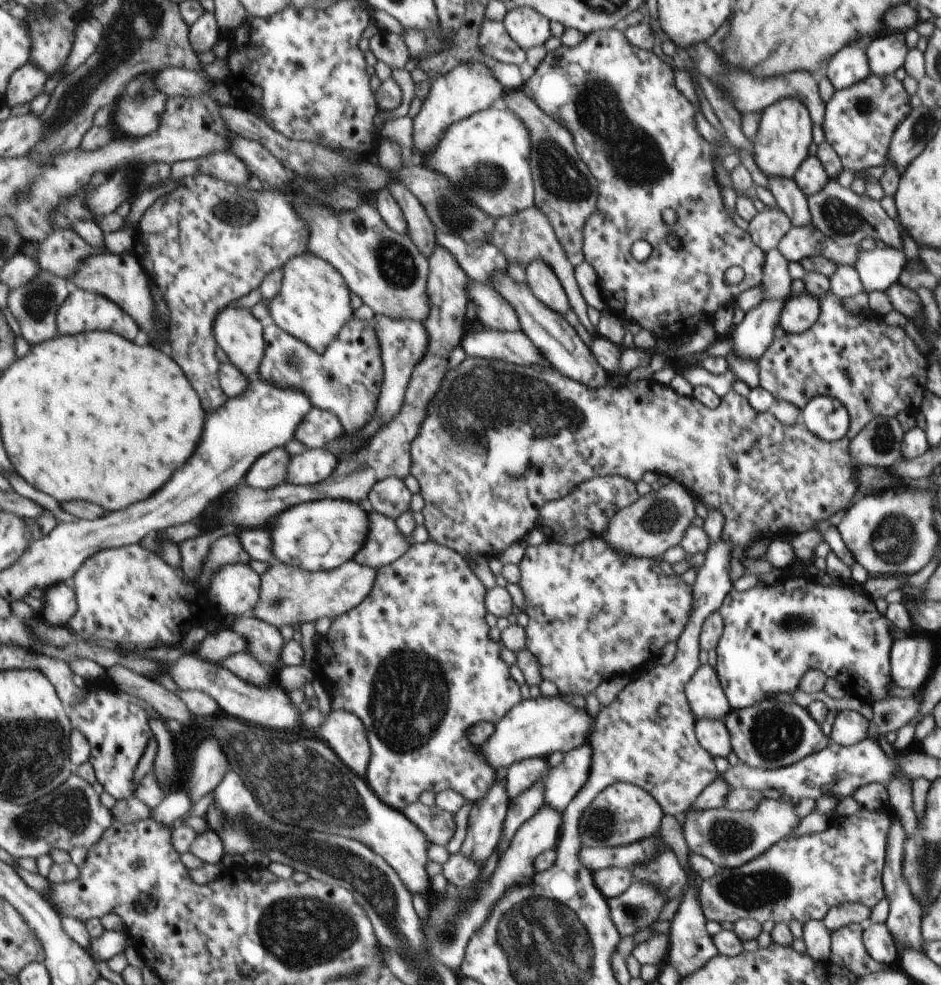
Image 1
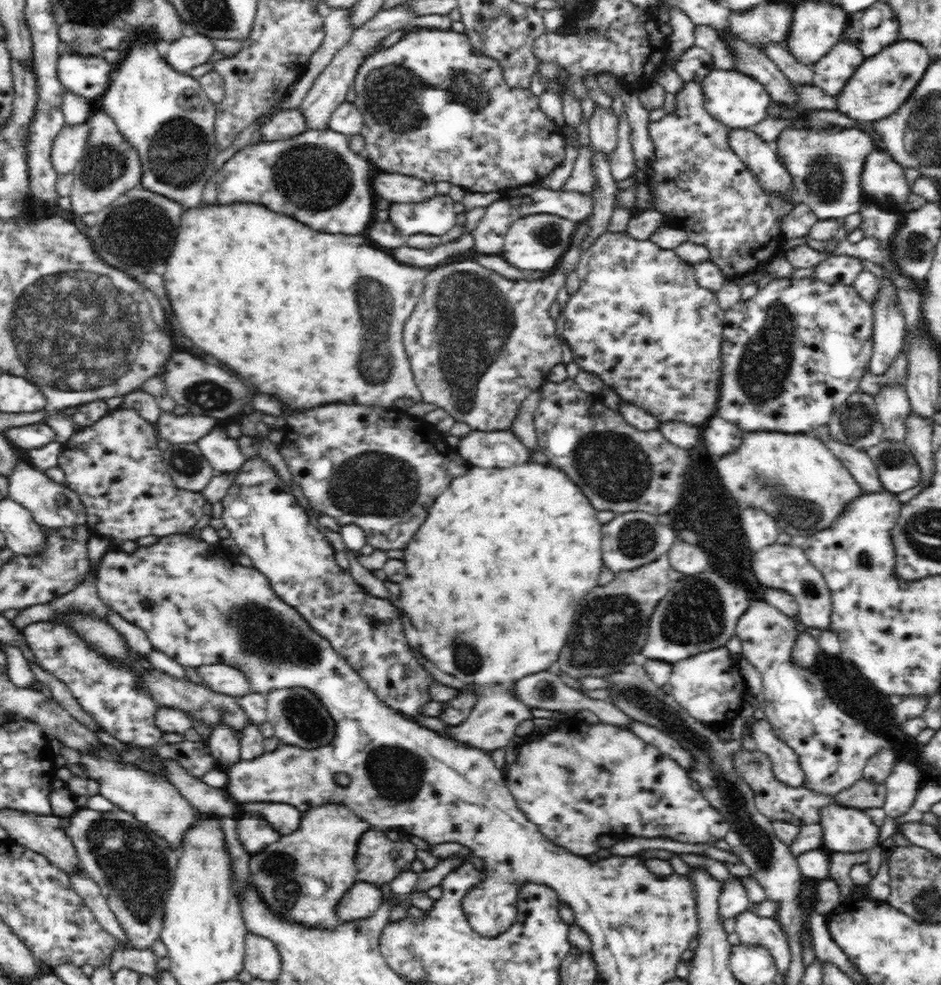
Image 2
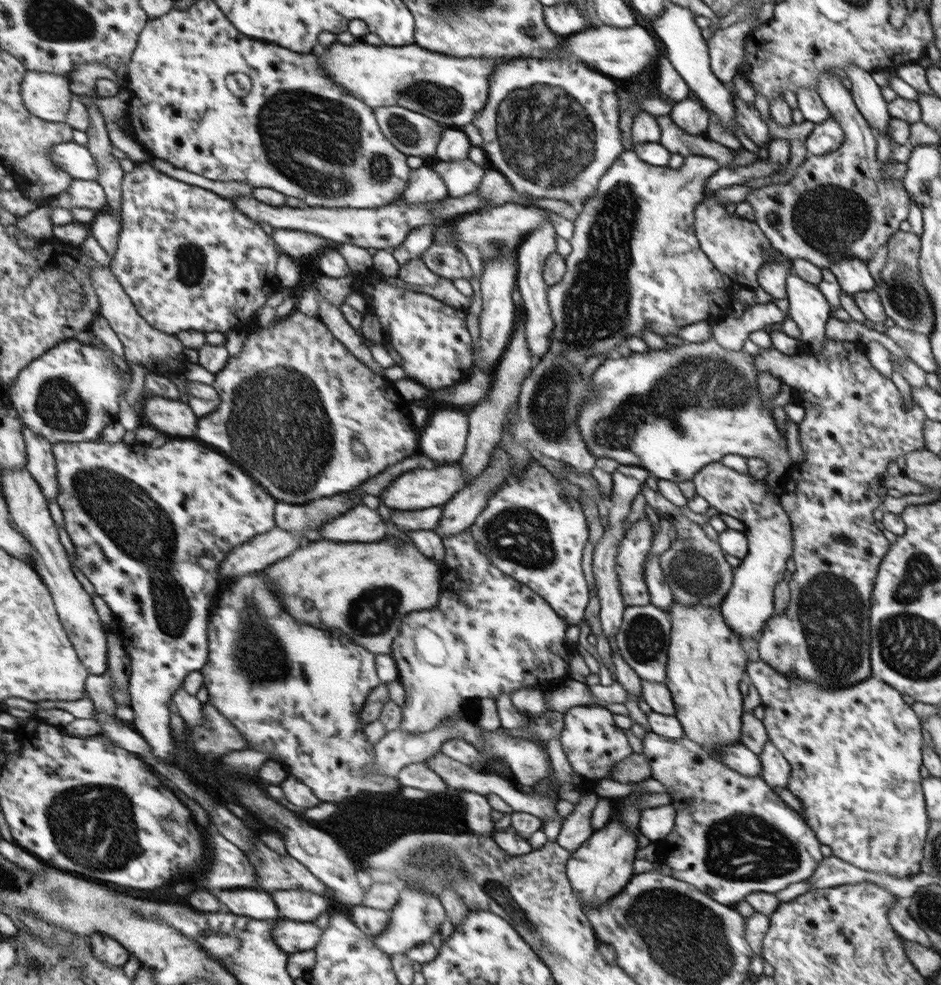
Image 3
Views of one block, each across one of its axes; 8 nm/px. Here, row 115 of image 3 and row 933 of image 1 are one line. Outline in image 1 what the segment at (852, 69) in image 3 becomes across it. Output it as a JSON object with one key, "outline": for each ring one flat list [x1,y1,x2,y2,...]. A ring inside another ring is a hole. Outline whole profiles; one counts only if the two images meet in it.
{"outline":[[885,923,868,924,868,928,864,930,864,942,868,954,871,955,876,962,883,964,892,964,896,960,896,944,894,938,890,938,890,932,886,930]]}

